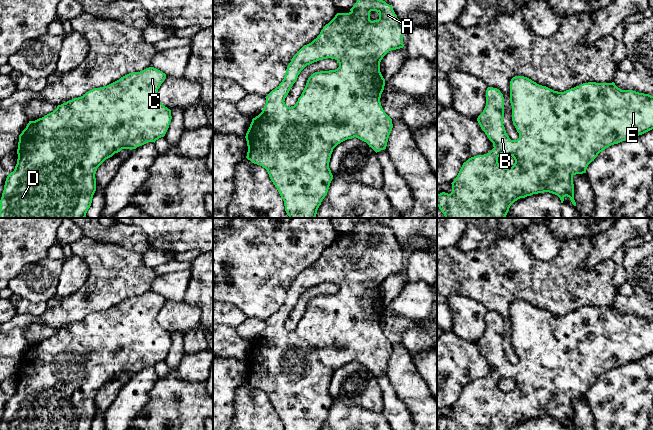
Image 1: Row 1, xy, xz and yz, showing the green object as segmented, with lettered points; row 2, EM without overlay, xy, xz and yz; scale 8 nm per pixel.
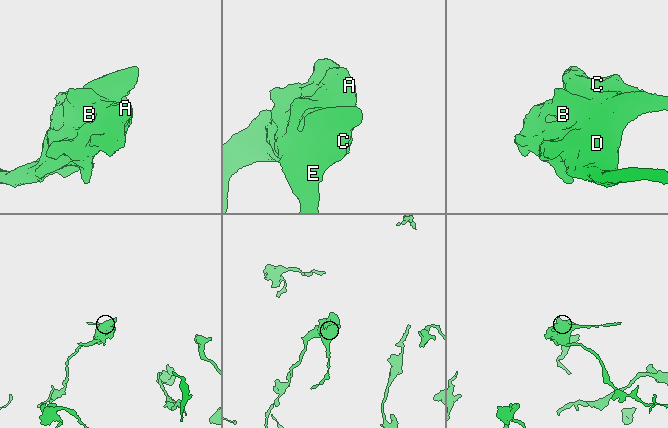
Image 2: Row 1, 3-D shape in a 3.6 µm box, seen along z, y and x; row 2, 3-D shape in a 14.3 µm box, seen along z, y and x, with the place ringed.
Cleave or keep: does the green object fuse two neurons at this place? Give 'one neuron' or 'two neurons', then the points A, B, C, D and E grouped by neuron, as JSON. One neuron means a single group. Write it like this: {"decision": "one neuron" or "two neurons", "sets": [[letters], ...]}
{"decision": "one neuron", "sets": [["A", "B", "C", "D", "E"]]}

